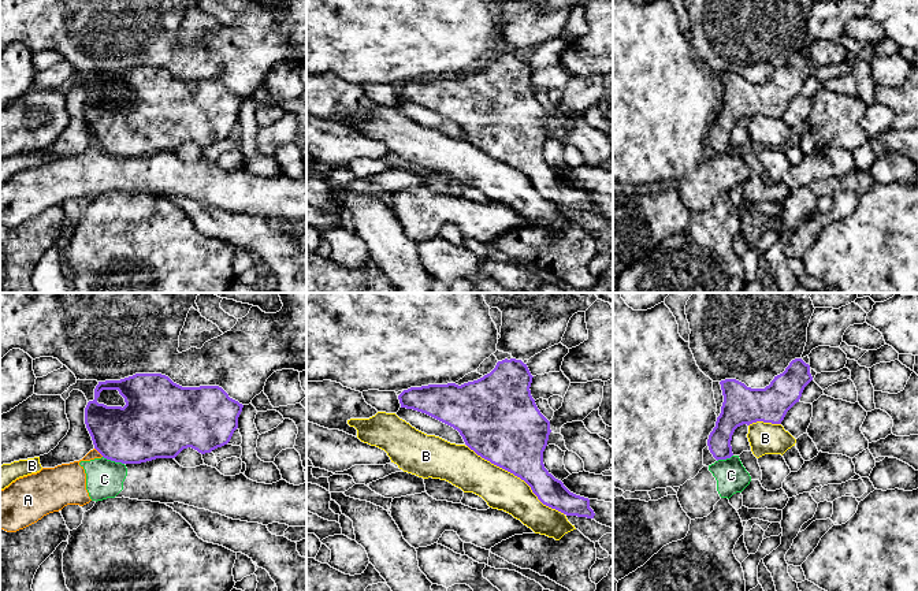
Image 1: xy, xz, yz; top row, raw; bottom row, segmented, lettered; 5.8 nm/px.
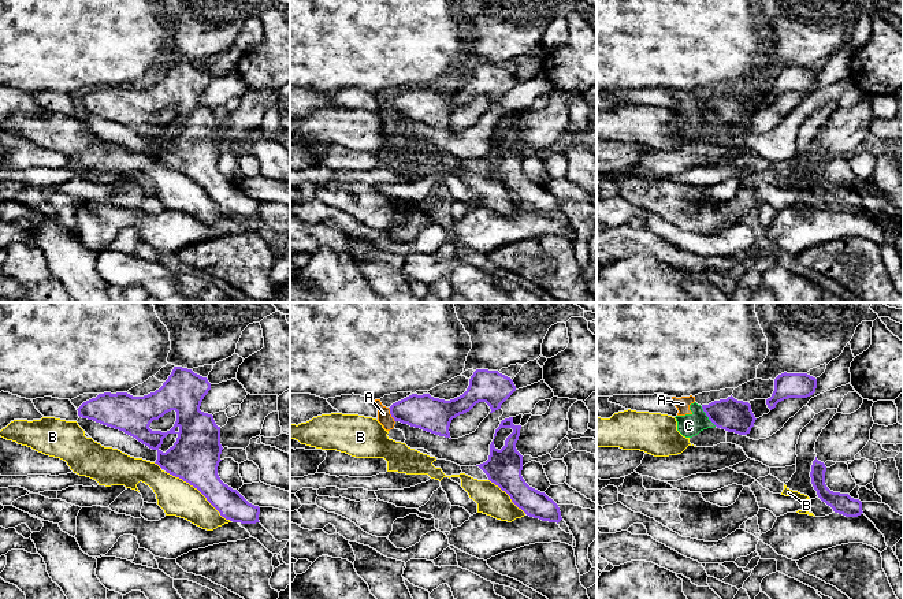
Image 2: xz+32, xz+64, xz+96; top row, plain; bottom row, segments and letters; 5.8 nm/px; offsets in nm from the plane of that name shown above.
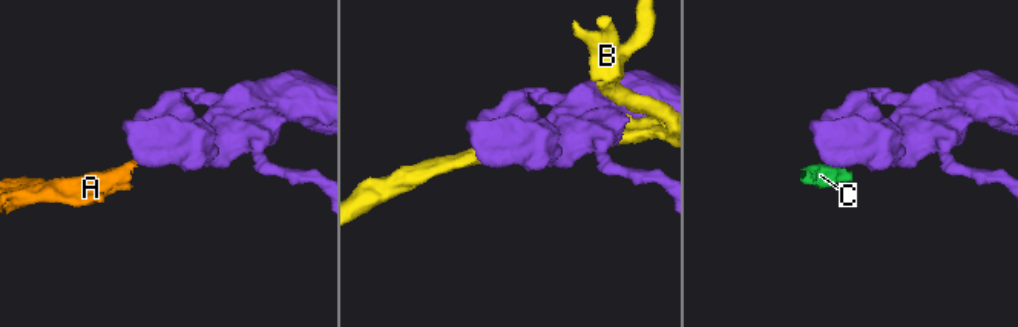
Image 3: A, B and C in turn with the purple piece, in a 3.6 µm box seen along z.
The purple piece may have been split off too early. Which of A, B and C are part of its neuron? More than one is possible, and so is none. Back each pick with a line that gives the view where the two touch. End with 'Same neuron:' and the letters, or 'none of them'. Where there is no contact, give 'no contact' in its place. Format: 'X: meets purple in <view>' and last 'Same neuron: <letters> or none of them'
Same neuron: none of them

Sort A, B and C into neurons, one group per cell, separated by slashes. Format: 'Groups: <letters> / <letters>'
Groups: A C / B

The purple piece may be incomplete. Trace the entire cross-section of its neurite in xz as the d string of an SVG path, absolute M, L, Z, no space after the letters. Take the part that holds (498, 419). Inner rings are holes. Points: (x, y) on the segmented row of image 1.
M505 358L483 378L464 383L410 387L399 395L401 408L425 413L457 430L465 445L482 458L524 480L538 499L566 516L594 518L590 499L571 492L543 464L550 421L531 395L532 375L521 360Z

